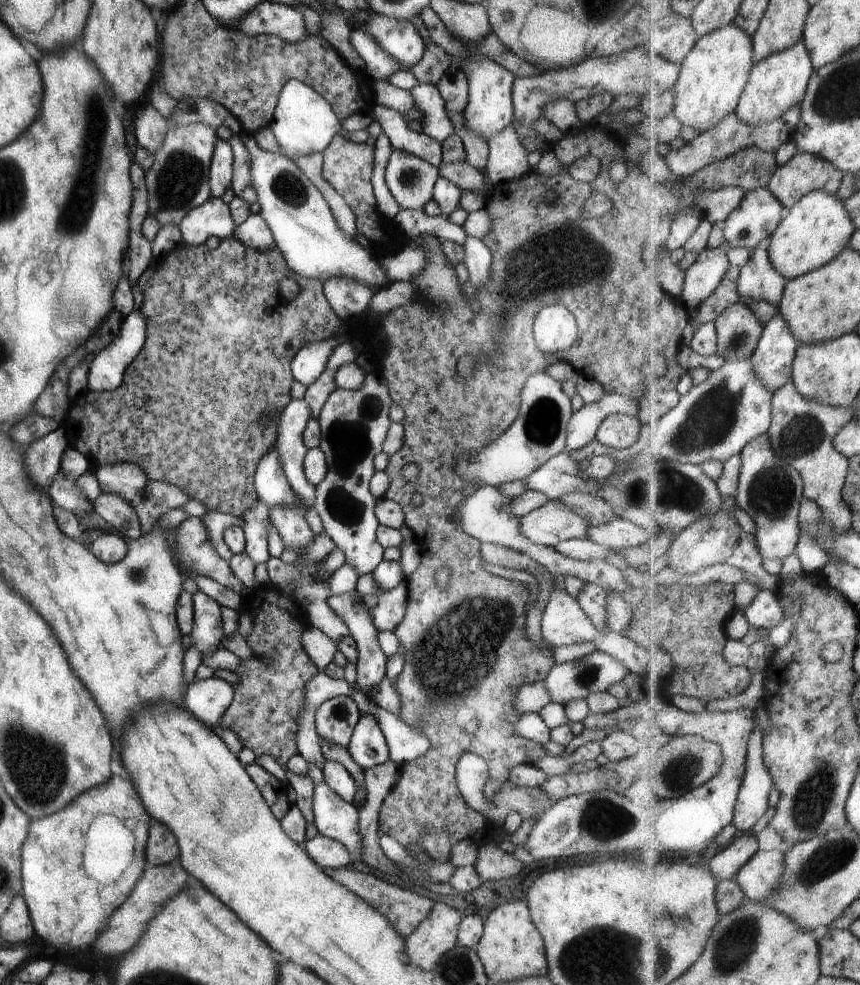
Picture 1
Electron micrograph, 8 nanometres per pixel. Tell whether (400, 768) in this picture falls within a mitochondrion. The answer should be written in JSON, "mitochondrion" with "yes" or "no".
{"mitochondrion":"no"}

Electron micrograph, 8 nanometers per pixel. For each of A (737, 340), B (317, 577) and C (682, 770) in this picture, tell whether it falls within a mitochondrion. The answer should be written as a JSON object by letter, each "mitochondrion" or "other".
{"A":"mitochondrion","B":"other","C":"mitochondrion"}

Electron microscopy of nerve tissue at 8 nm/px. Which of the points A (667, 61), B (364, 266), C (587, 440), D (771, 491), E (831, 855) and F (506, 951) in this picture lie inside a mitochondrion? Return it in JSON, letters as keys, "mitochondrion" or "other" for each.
{"A":"other","B":"other","C":"other","D":"mitochondrion","E":"mitochondrion","F":"other"}

